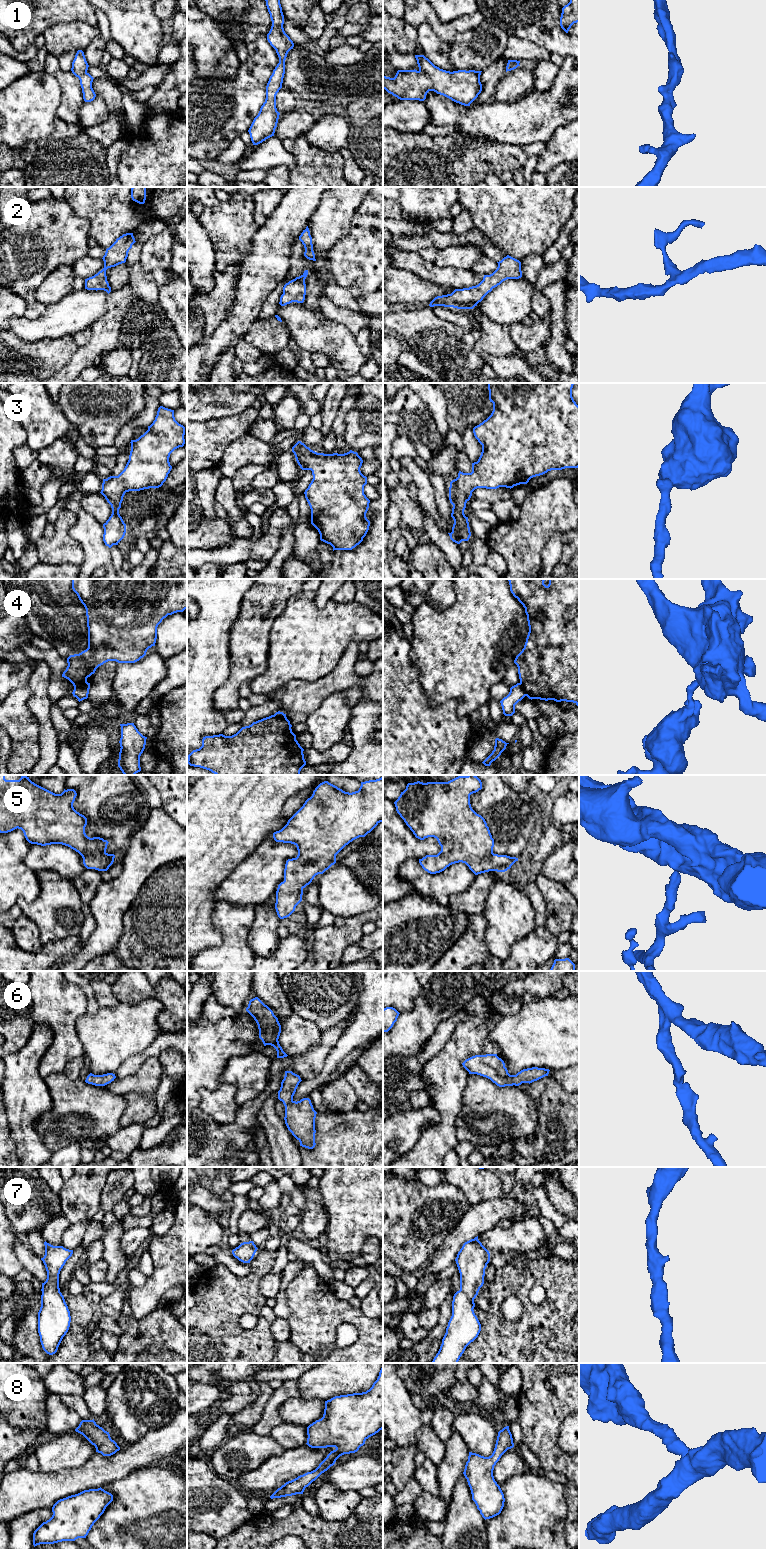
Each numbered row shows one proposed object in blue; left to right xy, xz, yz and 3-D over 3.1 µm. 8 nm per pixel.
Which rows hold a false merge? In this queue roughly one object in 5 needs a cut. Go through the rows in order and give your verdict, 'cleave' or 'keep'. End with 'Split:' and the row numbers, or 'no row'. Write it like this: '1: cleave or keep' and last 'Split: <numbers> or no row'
1: keep
2: keep
3: keep
4: cleave
5: keep
6: keep
7: keep
8: keep
Split: 4

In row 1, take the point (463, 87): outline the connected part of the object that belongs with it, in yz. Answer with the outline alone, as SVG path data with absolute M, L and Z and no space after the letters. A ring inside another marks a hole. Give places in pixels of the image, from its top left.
M415 55L419 70L398 70L394 78L383 75L383 89L400 100L424 101L429 91L443 95L452 101L464 106L470 104L478 97L482 91L480 75L482 71L458 70L446 71L435 66L424 55Z

